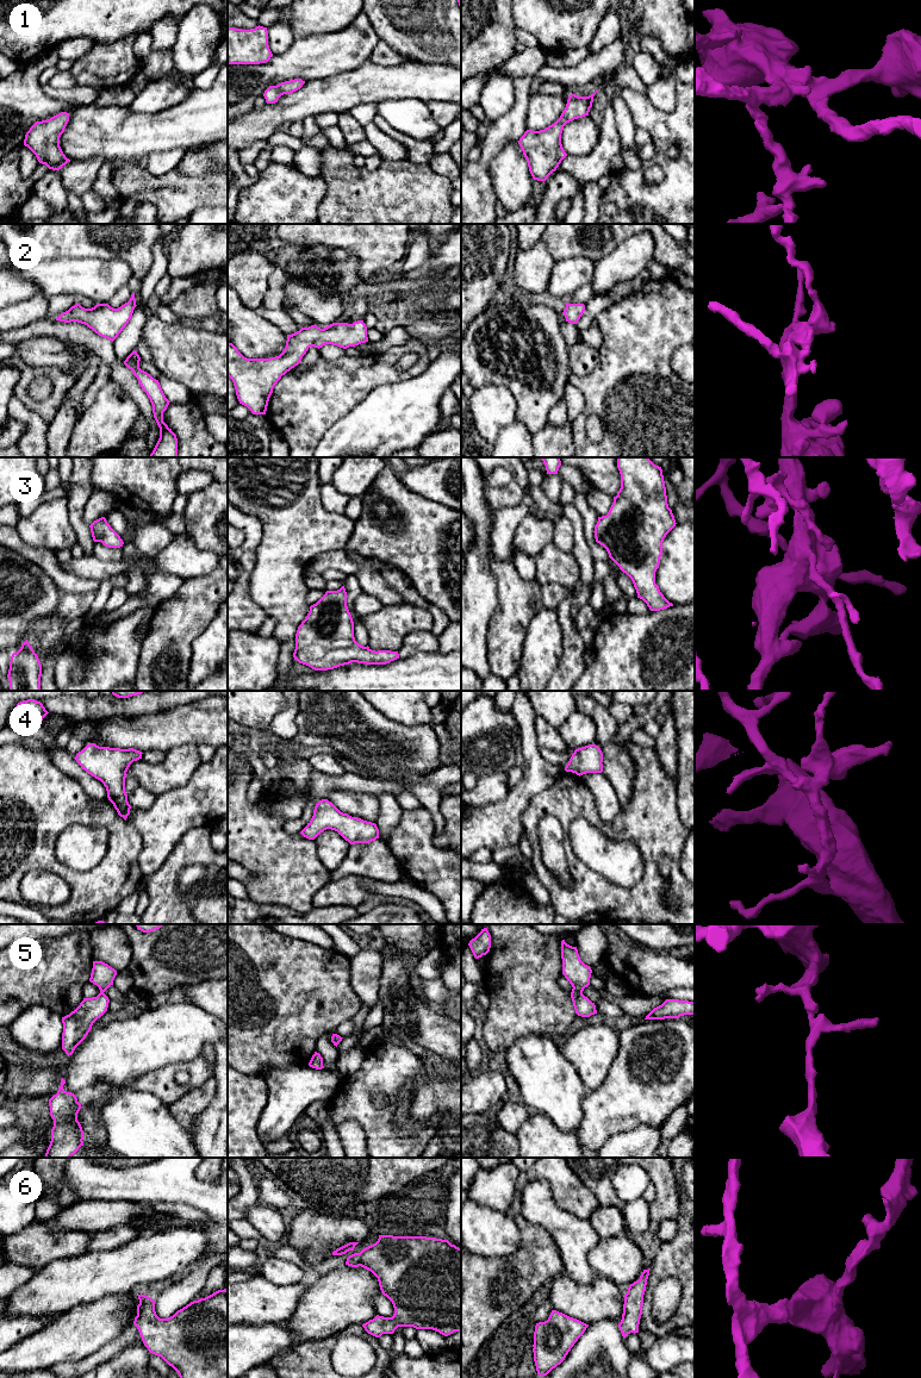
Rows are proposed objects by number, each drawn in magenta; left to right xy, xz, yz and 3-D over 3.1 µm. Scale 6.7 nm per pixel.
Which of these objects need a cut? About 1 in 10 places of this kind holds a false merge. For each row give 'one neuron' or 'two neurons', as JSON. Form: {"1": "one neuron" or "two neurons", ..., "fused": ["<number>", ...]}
{"1": "one neuron", "2": "one neuron", "3": "one neuron", "4": "one neuron", "5": "one neuron", "6": "one neuron", "fused": []}

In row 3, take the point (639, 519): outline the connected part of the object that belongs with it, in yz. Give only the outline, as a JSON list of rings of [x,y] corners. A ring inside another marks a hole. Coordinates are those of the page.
[[[617,457],[621,474],[621,488],[606,516],[598,517],[595,526],[596,542],[603,545],[609,557],[633,581],[637,598],[642,599],[651,611],[673,606],[655,584],[655,572],[662,555],[662,542],[676,526],[676,519],[667,504],[662,469],[648,457]]]

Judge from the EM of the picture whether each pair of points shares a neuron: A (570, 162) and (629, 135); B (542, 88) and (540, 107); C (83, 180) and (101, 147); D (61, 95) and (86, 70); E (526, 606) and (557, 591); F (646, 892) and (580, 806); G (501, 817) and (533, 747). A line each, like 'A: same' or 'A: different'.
A: different
B: different
C: different
D: different
E: different
F: same
G: same

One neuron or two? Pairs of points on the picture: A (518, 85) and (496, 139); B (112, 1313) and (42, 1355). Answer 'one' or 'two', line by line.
A: one
B: one

